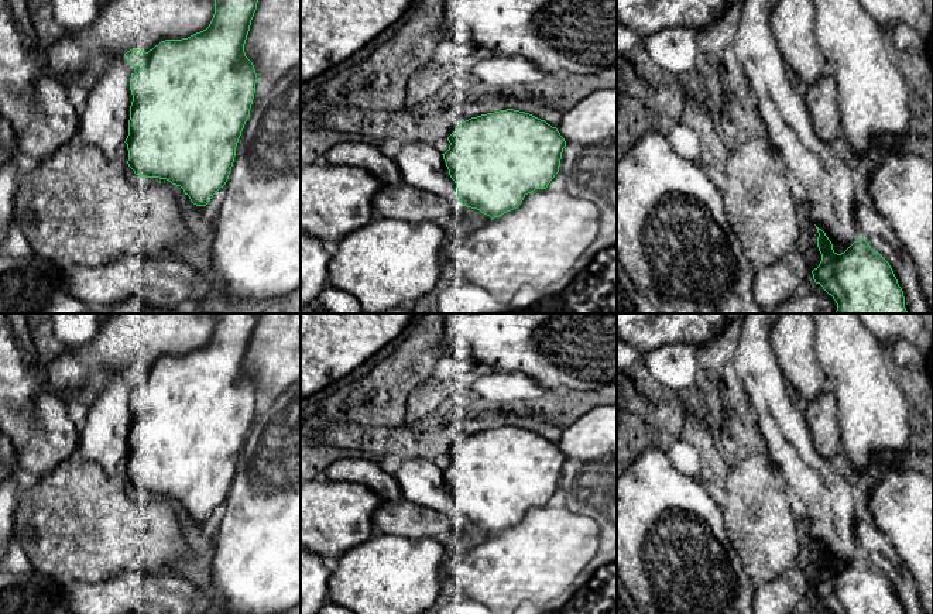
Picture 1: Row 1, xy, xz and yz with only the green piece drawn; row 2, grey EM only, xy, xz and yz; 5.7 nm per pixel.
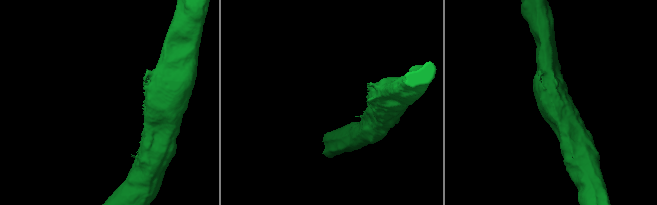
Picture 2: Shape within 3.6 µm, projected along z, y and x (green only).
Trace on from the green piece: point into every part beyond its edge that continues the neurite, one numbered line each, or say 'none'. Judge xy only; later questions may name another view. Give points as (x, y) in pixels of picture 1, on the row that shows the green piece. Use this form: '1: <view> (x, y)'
1: xy (105, 120)

